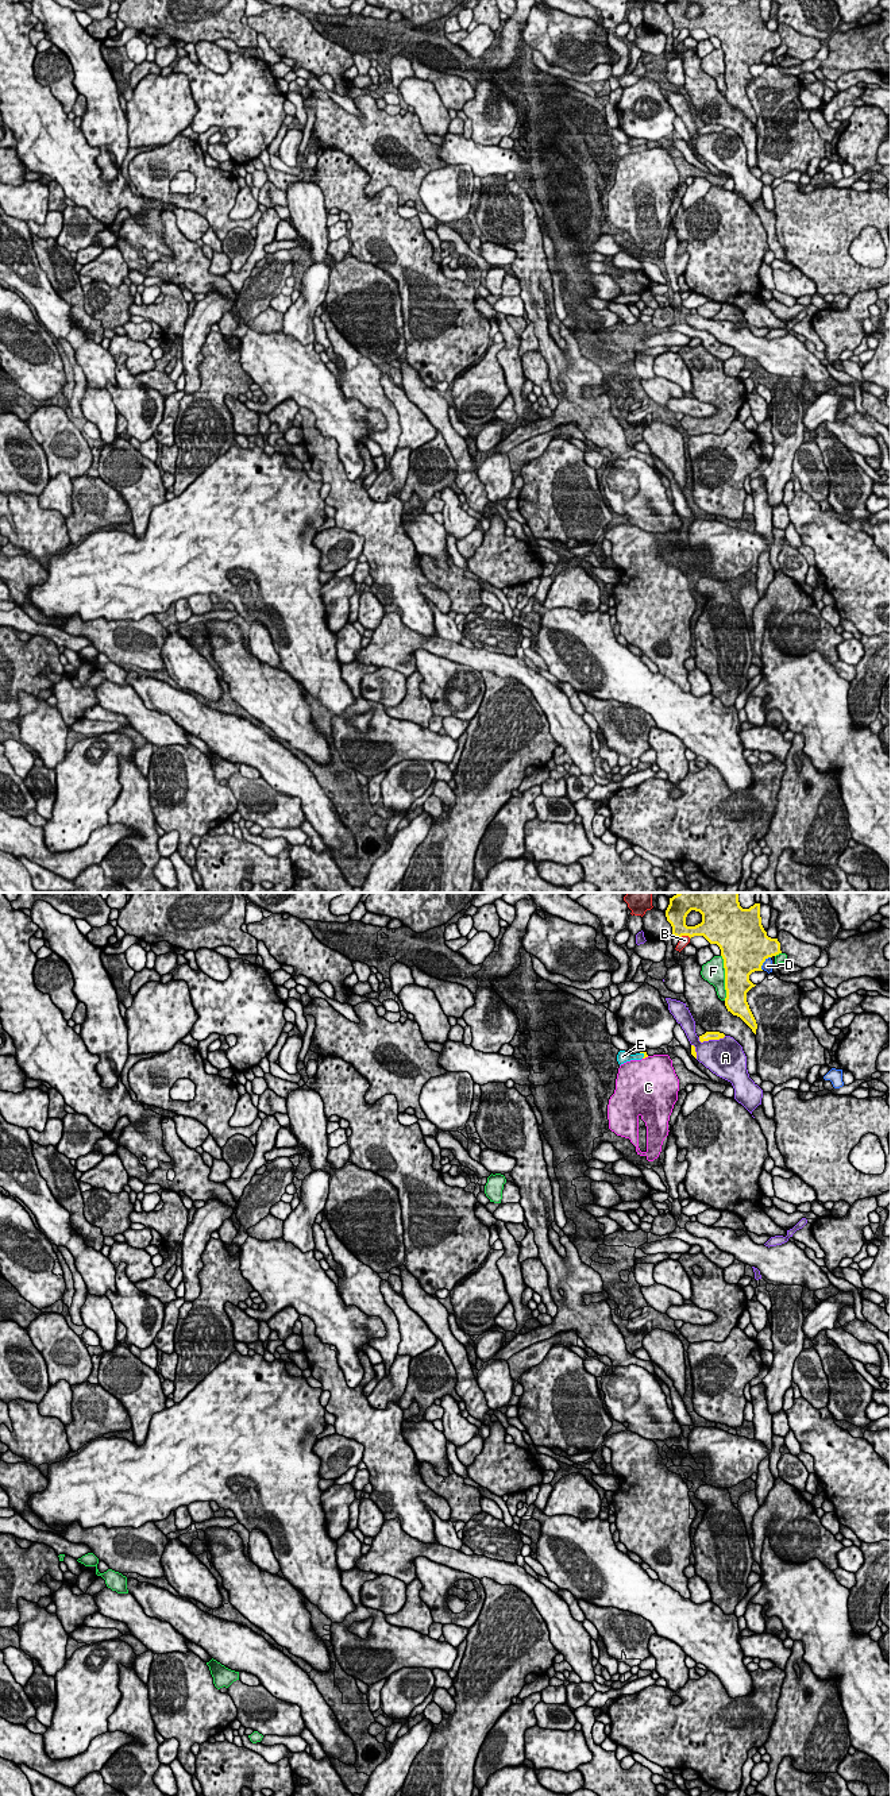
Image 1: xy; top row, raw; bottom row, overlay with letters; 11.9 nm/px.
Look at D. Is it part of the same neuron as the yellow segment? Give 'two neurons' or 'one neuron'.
two neurons

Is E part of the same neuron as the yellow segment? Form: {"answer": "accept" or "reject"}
{"answer": "accept"}

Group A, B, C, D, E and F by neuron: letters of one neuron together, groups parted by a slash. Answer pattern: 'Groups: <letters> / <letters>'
Groups: A / B / C / D / E / F

